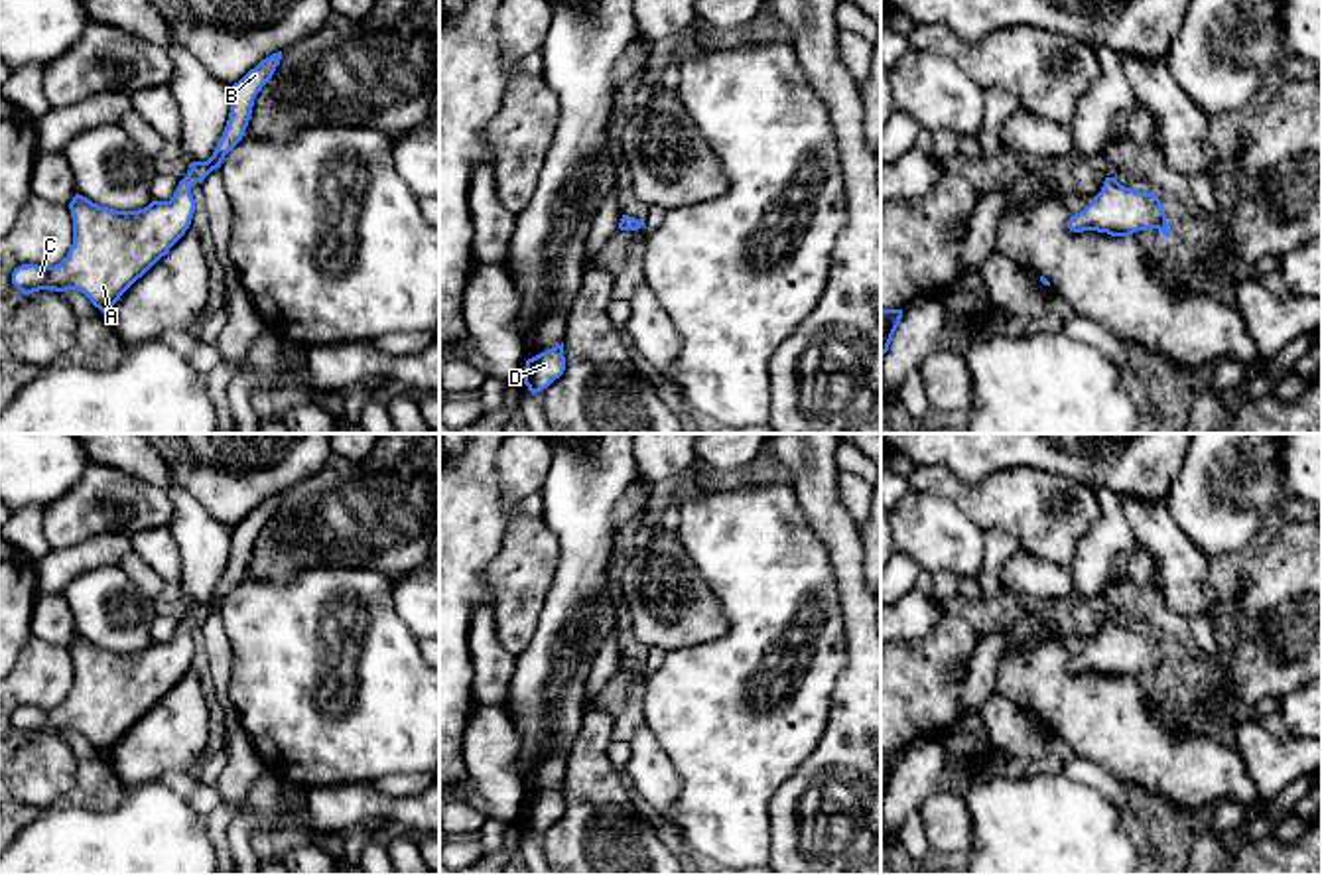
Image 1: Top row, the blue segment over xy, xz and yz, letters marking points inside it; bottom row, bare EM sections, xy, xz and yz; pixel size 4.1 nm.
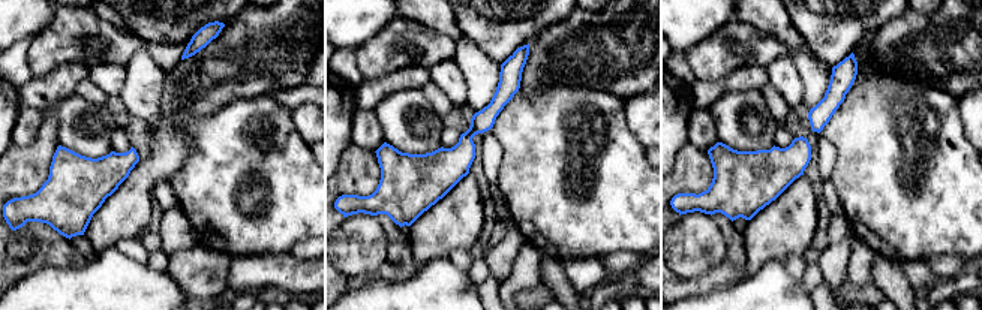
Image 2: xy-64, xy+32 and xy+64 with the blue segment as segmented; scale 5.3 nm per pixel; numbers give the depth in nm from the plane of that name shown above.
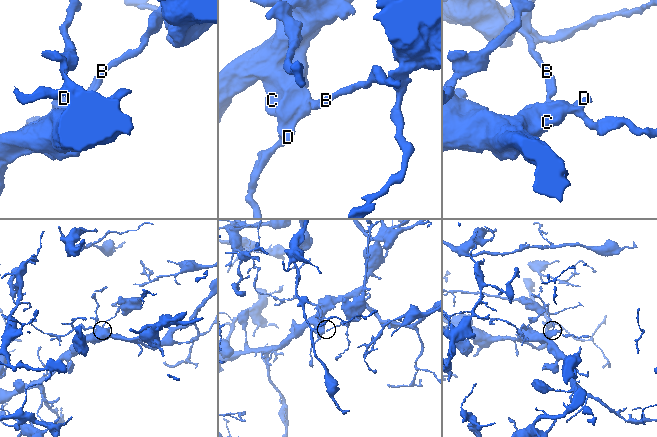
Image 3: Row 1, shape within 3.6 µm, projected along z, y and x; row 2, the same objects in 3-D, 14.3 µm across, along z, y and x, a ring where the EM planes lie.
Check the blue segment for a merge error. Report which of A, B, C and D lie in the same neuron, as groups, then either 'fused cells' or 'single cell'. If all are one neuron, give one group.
groups A C D / B; fused cells

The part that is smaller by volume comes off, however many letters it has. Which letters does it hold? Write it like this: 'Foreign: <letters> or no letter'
Foreign: B

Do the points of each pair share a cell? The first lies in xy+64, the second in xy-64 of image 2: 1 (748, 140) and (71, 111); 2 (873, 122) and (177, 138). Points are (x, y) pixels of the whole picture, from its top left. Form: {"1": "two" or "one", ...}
{"1": "one", "2": "two"}

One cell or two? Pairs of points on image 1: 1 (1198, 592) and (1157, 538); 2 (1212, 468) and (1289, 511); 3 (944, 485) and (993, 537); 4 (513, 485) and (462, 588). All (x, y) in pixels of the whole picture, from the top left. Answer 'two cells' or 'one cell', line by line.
1: one cell
2: two cells
3: two cells
4: two cells

